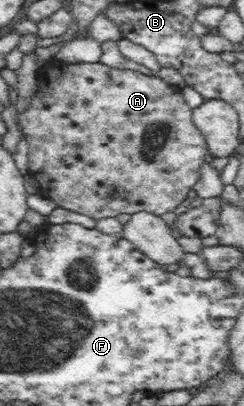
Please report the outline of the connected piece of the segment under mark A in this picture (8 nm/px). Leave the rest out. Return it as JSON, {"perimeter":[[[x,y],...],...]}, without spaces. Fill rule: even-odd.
{"perimeter":[[[55,60],[44,64],[44,67],[40,70],[39,77],[49,80],[51,94],[45,94],[41,100],[32,99],[32,104],[29,104],[29,106],[33,110],[29,110],[29,120],[35,120],[35,114],[41,114],[41,116],[37,116],[37,122],[17,124],[21,136],[25,137],[28,142],[28,170],[35,182],[37,182],[39,198],[51,199],[57,207],[87,215],[95,220],[116,217],[119,214],[132,215],[137,211],[147,211],[160,216],[166,212],[173,212],[187,198],[187,193],[194,188],[195,182],[199,180],[198,172],[202,164],[205,163],[205,156],[207,156],[208,150],[204,136],[192,121],[193,108],[190,108],[185,99],[183,99],[181,88],[176,93],[161,78],[147,77],[134,70],[116,69],[102,63],[67,63]]]}

